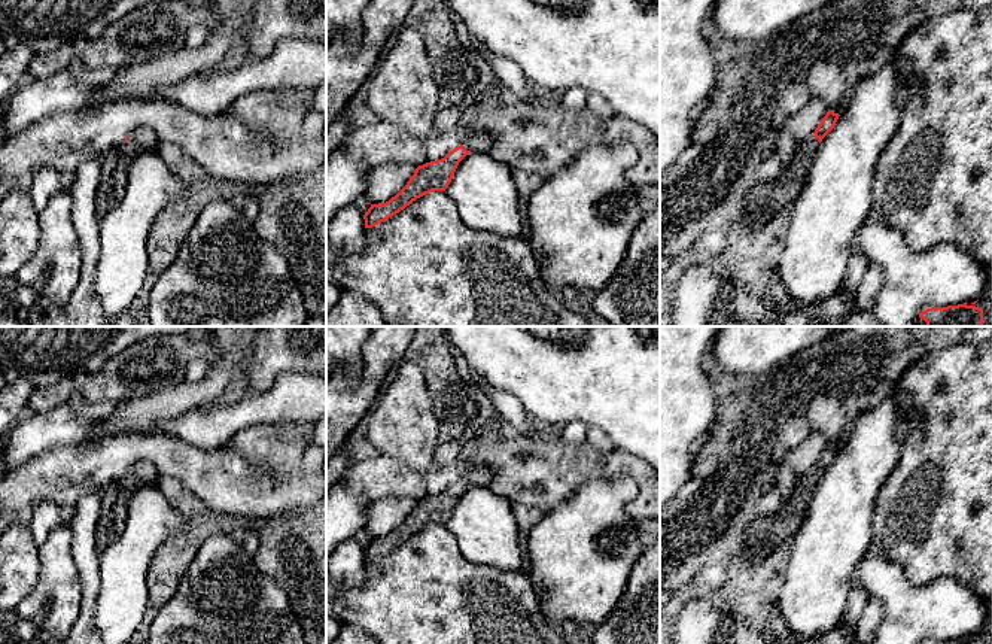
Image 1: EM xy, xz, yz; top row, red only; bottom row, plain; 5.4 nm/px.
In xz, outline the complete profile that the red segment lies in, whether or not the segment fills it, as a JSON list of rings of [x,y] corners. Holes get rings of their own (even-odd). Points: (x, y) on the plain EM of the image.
[[[480,464],[468,476],[450,484],[444,492],[419,499],[407,519],[395,531],[386,537],[371,538],[363,549],[365,562],[372,562],[384,556],[429,526],[445,525],[459,496],[471,484],[489,486],[490,480],[492,470]]]

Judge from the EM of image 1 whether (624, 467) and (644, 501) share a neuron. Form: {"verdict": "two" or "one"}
{"verdict": "one"}

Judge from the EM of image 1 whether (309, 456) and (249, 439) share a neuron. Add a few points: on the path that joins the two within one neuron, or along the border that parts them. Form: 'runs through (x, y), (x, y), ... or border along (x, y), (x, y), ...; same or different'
border along (310, 443), (303, 452), (301, 470), (295, 476); different

